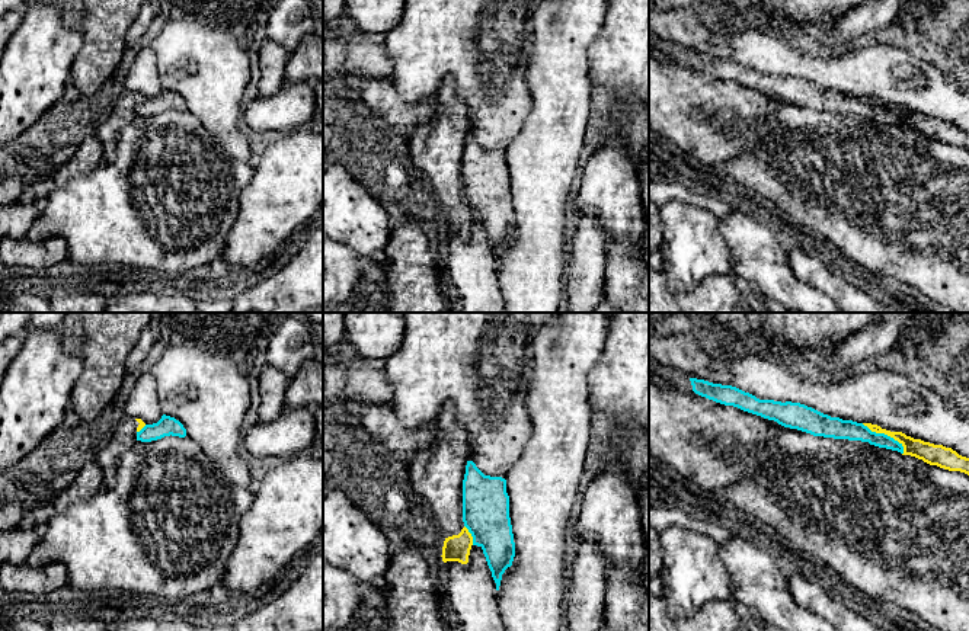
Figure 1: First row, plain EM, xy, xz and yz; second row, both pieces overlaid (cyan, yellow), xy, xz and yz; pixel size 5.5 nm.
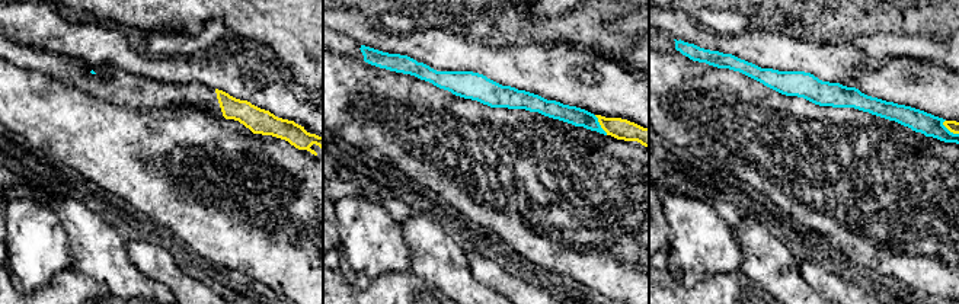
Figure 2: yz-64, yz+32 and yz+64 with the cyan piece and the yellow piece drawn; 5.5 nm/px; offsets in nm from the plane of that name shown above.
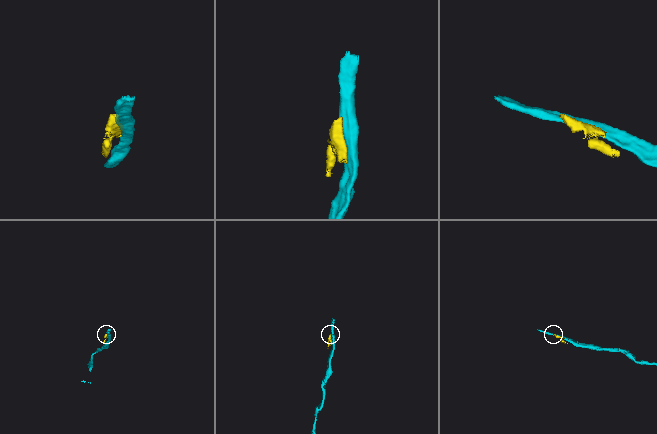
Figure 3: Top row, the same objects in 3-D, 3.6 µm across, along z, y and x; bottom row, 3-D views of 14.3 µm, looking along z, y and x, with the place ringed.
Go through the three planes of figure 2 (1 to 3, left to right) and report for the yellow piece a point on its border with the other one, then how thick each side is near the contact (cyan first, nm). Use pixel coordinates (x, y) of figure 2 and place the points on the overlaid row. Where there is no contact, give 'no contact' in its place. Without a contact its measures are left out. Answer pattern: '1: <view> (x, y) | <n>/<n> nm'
1: no contact
2: yz+32 (600, 125) | 100/120 nm
3: yz+64 (949, 131) | 120/60 nm

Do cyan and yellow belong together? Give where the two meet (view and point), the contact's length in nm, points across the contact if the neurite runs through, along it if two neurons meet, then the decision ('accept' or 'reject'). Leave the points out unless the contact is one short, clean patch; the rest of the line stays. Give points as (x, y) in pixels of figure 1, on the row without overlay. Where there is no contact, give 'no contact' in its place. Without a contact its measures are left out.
yz (883, 108) | 280 nm | reject

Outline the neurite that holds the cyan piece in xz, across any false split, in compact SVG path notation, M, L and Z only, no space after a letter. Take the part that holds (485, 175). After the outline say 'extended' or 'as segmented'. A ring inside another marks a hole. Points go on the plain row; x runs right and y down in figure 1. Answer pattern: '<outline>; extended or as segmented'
M467 135L463 154L463 196L473 220L483 224L499 265L502 249L515 231L506 154L484 150L473 135Z; as segmented

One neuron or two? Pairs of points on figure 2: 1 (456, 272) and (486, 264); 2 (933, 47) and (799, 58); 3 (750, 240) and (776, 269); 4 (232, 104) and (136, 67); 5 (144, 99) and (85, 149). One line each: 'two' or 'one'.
1: two
2: two
3: one
4: two
5: two

